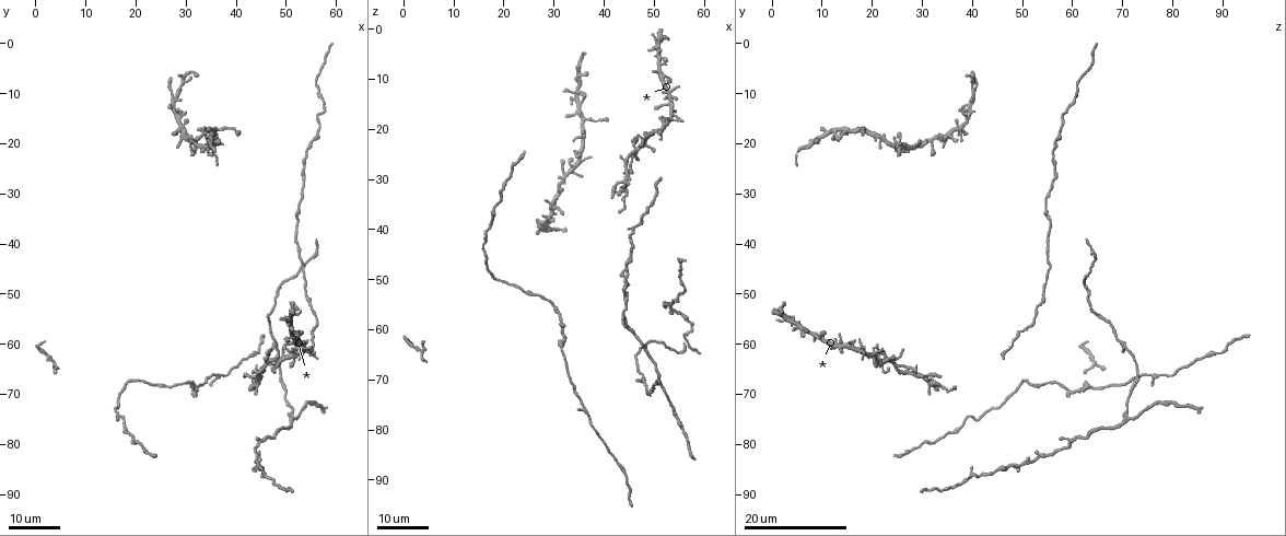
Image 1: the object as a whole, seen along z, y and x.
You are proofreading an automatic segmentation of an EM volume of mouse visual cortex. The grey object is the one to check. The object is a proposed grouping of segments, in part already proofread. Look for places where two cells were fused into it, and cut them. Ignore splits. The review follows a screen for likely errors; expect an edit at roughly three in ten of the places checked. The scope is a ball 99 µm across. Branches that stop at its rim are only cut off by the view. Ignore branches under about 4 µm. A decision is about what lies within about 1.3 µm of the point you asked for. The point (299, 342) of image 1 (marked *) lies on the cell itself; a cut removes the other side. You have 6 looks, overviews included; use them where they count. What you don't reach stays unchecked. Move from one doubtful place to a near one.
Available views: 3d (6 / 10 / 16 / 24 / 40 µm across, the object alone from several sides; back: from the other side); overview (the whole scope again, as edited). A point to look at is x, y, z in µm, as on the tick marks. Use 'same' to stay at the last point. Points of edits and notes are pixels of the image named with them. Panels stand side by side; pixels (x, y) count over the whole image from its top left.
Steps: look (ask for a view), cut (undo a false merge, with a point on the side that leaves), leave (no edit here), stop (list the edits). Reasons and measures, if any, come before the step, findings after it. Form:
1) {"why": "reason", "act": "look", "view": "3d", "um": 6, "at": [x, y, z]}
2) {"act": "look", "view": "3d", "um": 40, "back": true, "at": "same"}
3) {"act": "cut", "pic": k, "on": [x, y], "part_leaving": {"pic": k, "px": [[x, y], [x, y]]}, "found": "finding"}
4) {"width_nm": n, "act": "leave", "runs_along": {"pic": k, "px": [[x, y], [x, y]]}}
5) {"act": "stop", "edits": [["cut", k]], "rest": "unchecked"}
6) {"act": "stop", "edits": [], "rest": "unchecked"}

{"why": "four-way junction", "act": "look", "view": "3d", "um": 24, "at": [28.0, 11.0, 40.5]}

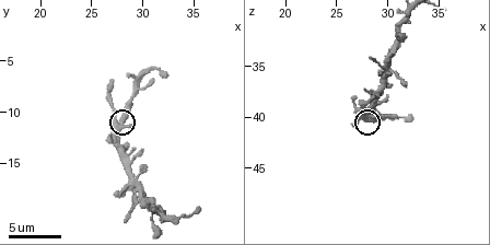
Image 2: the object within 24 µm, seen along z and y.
{"why": "closer look", "act": "look", "view": "3d", "um": 10, "at": "same"}

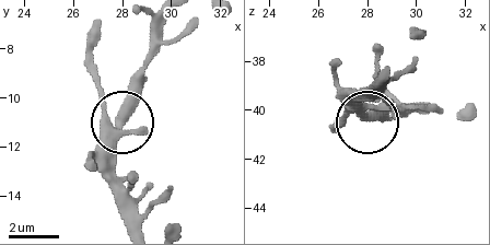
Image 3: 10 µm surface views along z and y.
{"act": "look", "view": "3d", "um": 6, "at": [27.7, 10.8, 40.3]}

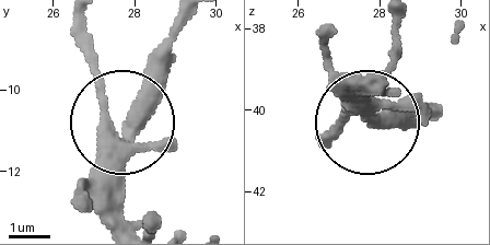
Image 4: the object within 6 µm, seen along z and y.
{"act": "leave", "runs_along": {"pic": 4, "px": [[120, 219], [120, 136], [81, 21]]}, "found": "continuous, no second cell"}

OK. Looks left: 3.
{"act": "look", "view": "3d", "um": 16, "at": [30.0, 18.5, 36.0]}

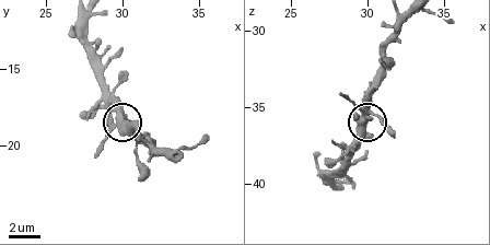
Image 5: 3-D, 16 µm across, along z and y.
{"act": "look", "view": "3d", "um": 6, "at": "same"}

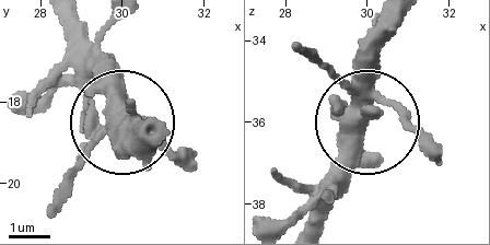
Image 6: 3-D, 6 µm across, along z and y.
{"act": "leave", "found": "continuous, no second cell"}

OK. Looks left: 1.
{"act": "stop", "edits": [], "rest": "unchecked"}

